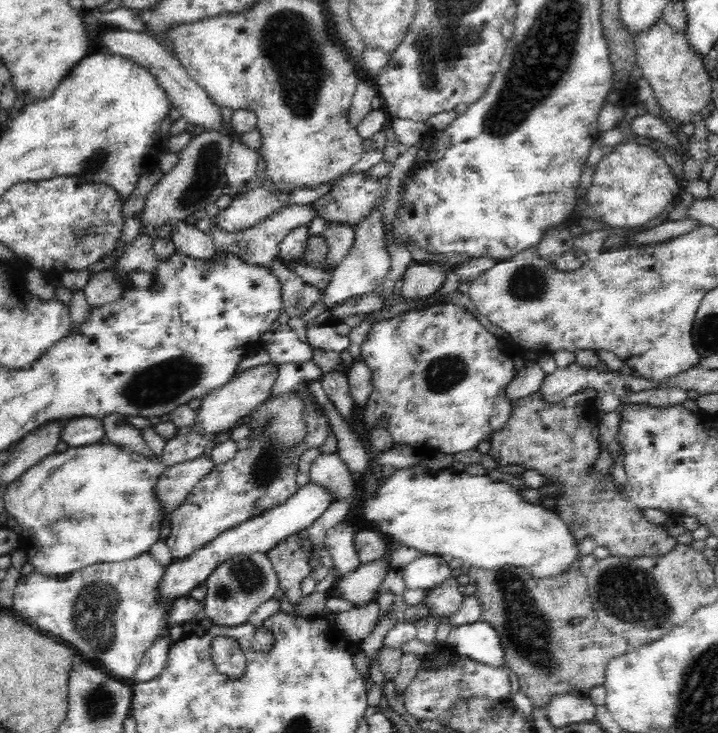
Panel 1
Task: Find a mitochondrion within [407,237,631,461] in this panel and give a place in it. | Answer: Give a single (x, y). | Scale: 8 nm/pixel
(528, 282)

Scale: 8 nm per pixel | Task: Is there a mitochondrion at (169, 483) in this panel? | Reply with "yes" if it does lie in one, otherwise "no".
no

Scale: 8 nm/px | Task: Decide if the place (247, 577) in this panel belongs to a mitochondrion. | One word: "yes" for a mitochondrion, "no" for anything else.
yes

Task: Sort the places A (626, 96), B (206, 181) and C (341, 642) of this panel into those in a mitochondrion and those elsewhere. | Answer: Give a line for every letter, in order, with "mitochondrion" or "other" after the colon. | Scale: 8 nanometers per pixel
A: other
B: mitochondrion
C: other

